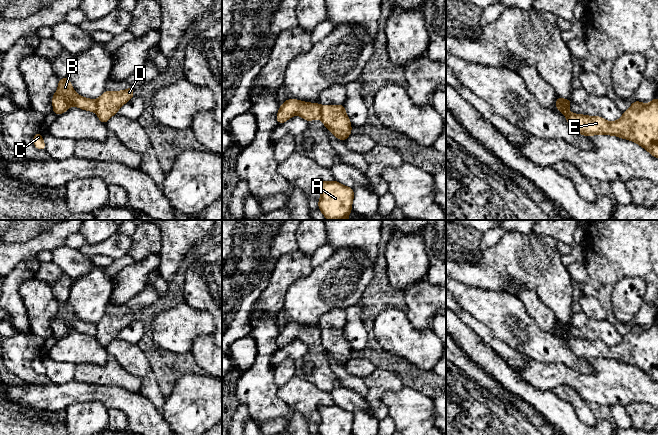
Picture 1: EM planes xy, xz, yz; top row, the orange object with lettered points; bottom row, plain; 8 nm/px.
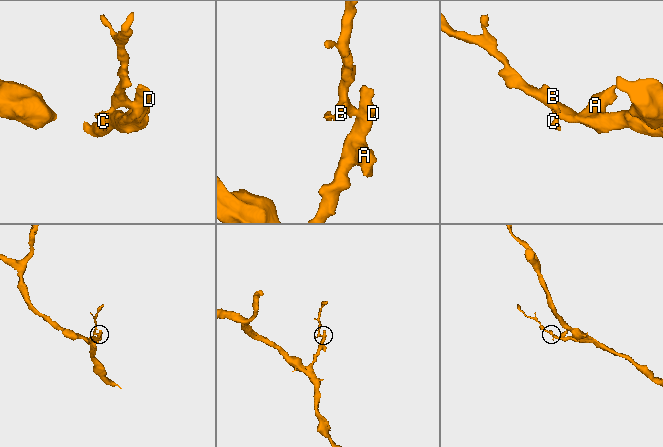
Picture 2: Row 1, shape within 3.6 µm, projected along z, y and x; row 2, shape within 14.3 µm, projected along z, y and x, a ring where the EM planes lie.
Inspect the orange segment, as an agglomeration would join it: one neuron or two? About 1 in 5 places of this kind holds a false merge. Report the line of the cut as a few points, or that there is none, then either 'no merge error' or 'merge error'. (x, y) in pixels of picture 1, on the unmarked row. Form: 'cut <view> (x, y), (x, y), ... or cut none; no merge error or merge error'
cut xz (321, 330), (320, 342); merge error

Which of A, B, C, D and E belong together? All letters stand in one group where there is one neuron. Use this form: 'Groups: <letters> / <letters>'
Groups: A D E / B C

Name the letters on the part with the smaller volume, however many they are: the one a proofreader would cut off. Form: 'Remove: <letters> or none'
Remove: B, C

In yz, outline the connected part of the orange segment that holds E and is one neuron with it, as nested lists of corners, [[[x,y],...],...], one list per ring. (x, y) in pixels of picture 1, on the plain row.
[[[557,320],[556,333],[564,338],[574,354],[584,360],[613,359],[631,364],[658,382],[658,323],[649,328],[633,325],[622,341],[608,346],[600,340],[573,338],[568,335],[571,324]]]

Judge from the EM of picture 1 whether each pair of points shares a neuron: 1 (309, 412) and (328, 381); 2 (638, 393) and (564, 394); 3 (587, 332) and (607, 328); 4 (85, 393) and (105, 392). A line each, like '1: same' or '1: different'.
1: different
2: different
3: same
4: same

